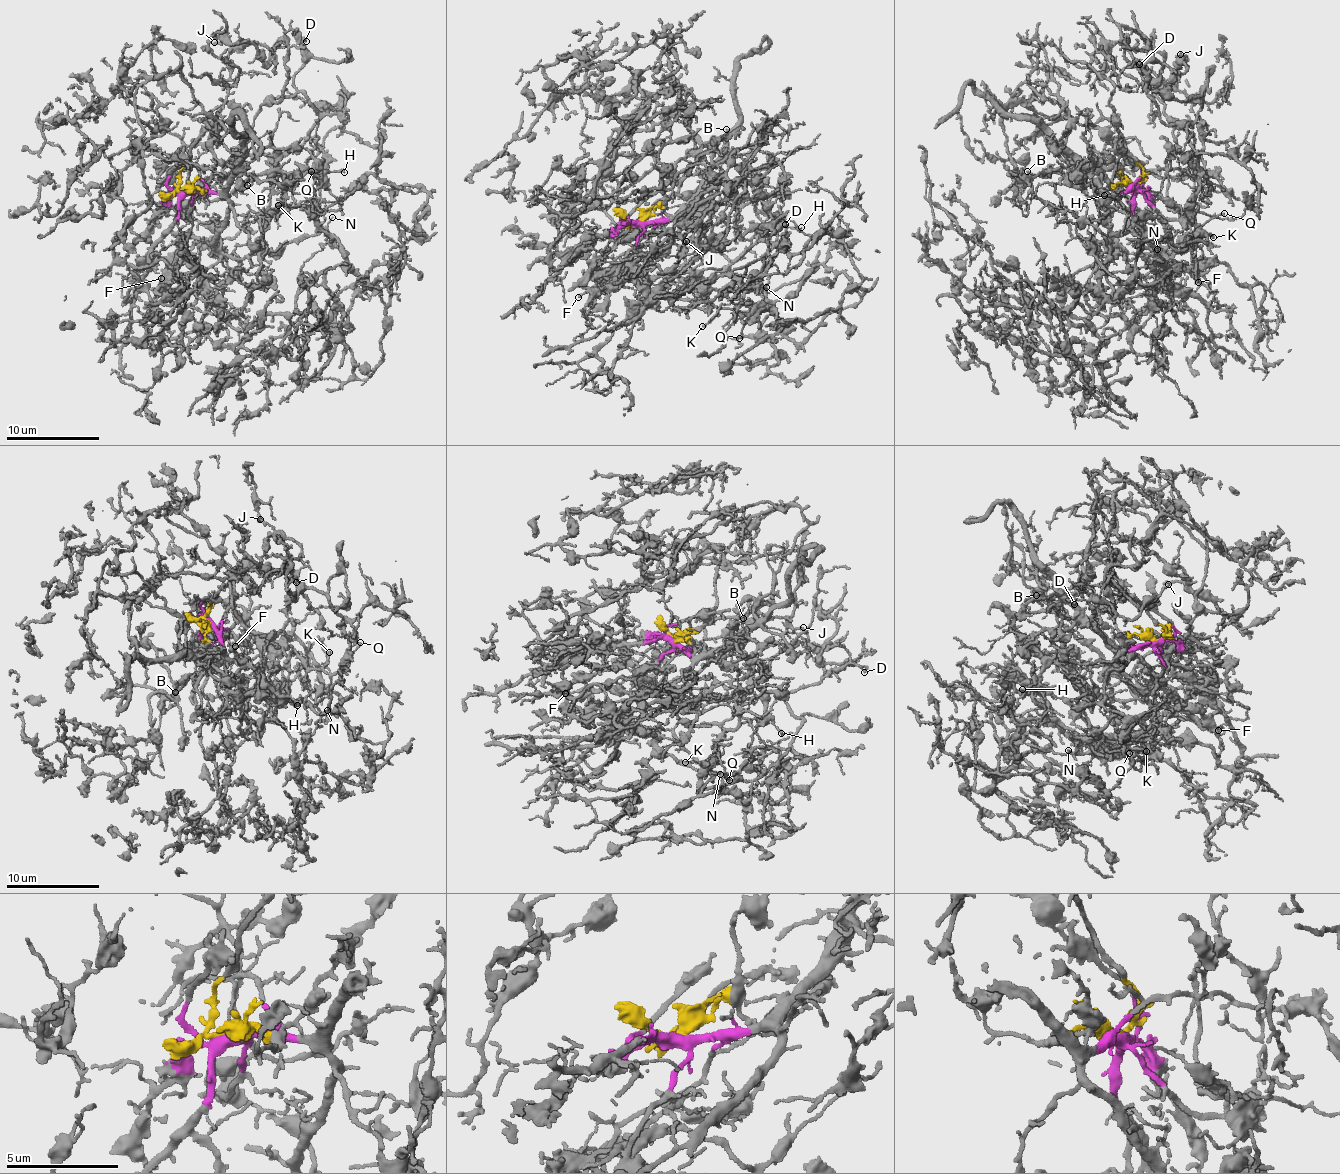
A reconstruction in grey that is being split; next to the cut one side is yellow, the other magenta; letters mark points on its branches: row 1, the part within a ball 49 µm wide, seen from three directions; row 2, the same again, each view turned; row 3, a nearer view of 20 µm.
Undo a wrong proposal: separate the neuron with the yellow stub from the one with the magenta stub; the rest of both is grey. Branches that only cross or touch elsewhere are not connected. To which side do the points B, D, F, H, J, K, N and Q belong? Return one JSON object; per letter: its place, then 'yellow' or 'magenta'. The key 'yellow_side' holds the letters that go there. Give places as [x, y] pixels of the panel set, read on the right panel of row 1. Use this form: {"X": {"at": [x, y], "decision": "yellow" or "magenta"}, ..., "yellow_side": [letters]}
{"B": {"at": [1027, 171], "decision": "magenta"}, "D": {"at": [1139, 64], "decision": "yellow"}, "F": {"at": [1198, 282], "decision": "magenta"}, "H": {"at": [1104, 195], "decision": "magenta"}, "J": {"at": [1180, 54], "decision": "yellow"}, "K": {"at": [1213, 237], "decision": "yellow"}, "N": {"at": [1157, 249], "decision": "magenta"}, "Q": {"at": [1224, 213], "decision": "yellow"}, "yellow_side": ["D", "J", "K", "Q"]}

